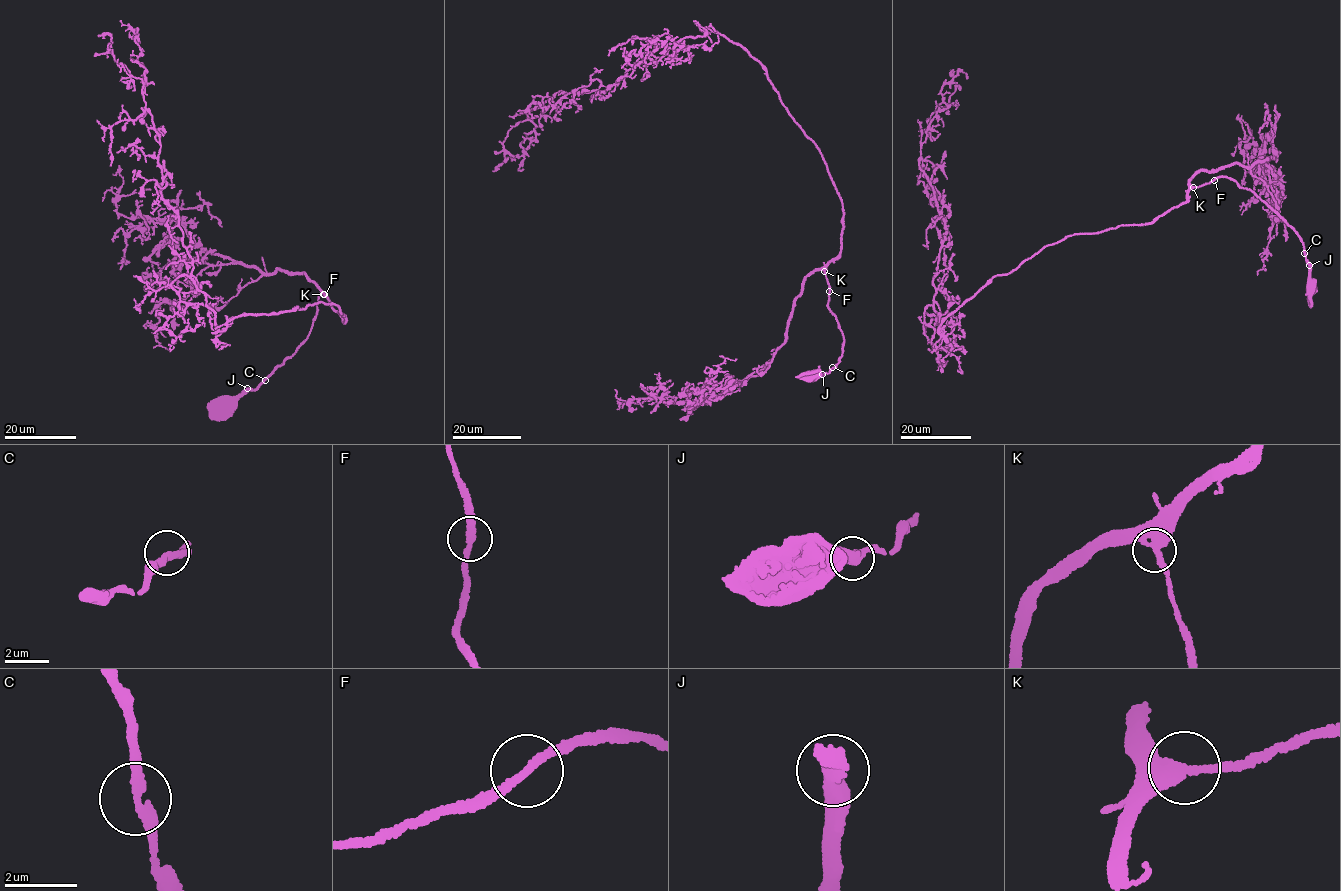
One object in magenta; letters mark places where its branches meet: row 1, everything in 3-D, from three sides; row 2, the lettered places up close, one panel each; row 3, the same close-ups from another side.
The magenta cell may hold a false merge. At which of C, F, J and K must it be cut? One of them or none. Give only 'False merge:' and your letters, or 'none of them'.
False merge: none of them

